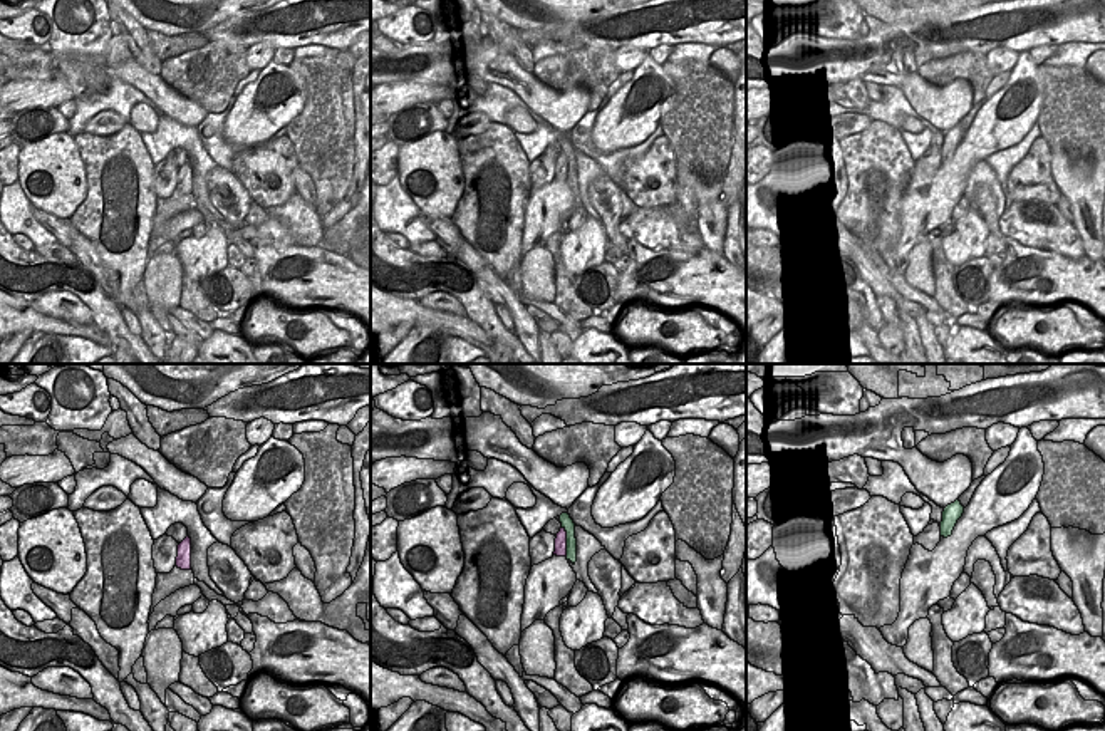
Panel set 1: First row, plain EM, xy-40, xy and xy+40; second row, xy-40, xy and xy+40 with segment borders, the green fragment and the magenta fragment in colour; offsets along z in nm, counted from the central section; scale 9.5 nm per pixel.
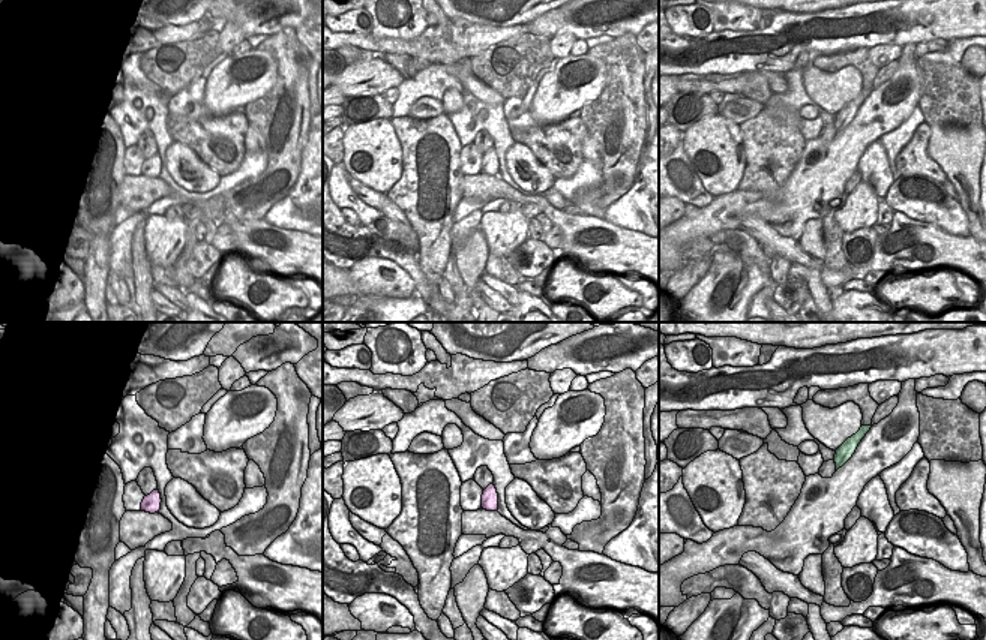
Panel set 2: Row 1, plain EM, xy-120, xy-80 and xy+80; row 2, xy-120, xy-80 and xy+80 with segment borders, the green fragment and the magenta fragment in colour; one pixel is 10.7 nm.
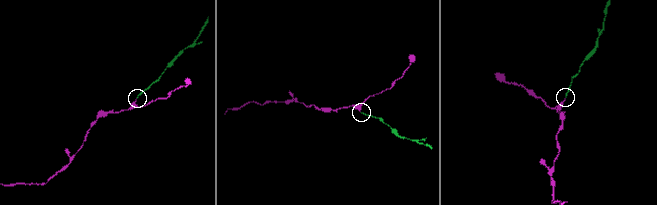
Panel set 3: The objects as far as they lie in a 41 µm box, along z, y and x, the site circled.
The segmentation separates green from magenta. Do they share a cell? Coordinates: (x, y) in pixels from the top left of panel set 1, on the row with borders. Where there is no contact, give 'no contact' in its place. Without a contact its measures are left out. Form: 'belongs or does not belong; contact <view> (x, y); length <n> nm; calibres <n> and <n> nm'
belongs; contact xy (567, 542); length 300 nm; calibres 120 and 130 nm

